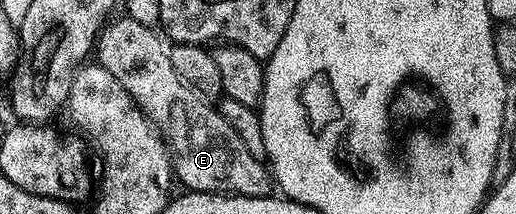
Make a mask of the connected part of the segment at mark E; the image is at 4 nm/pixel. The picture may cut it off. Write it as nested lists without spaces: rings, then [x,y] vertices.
[[[126,16],[114,18],[99,31],[93,47],[94,57],[99,57],[96,58],[98,65],[113,72],[121,88],[129,92],[140,110],[163,135],[163,141],[166,142],[173,159],[174,177],[178,181],[180,178],[187,185],[184,187],[196,194],[233,194],[240,198],[268,197],[273,190],[273,174],[268,163],[251,155],[249,148],[241,144],[241,136],[237,136],[233,128],[229,128],[229,124],[219,115],[218,109],[202,94],[198,94],[188,82],[179,79],[171,63],[168,43],[150,26],[137,24],[137,20]]]

